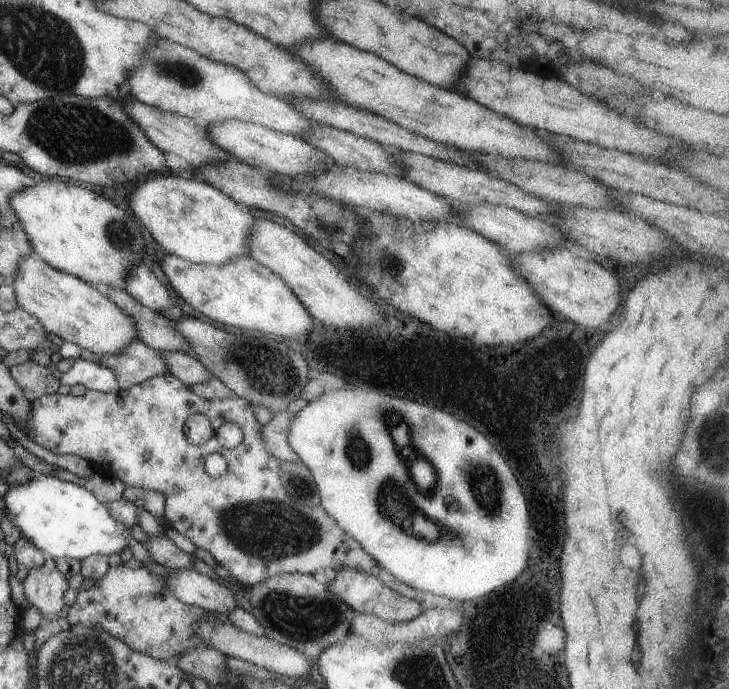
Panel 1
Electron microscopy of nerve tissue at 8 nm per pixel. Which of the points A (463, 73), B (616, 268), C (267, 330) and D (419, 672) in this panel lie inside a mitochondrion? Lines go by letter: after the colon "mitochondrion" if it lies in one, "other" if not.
A: other
B: other
C: other
D: mitochondrion

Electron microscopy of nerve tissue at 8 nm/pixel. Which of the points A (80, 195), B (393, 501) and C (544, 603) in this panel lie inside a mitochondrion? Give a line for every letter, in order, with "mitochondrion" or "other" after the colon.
A: other
B: mitochondrion
C: other

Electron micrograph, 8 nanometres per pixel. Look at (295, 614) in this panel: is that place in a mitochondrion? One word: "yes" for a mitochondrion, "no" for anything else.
yes

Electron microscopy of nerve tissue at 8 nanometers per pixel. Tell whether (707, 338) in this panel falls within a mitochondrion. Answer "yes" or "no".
no

